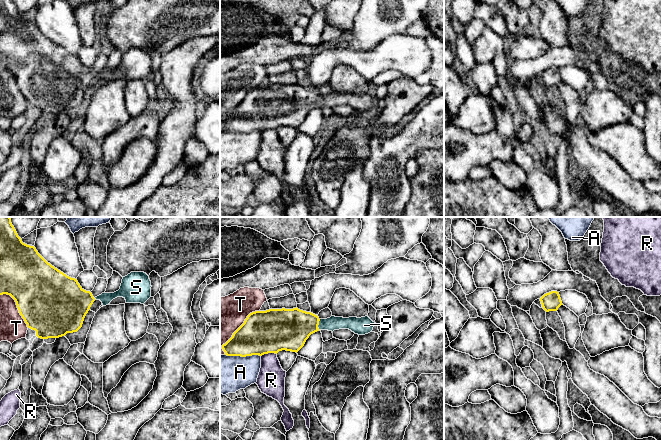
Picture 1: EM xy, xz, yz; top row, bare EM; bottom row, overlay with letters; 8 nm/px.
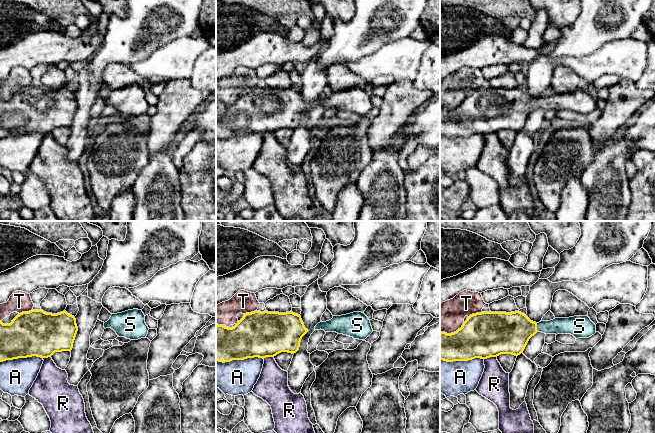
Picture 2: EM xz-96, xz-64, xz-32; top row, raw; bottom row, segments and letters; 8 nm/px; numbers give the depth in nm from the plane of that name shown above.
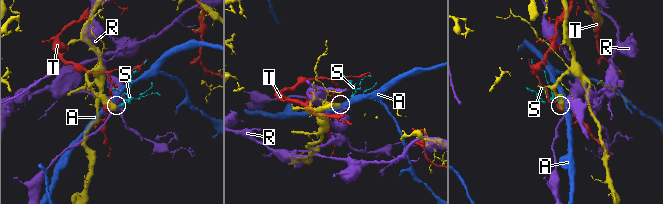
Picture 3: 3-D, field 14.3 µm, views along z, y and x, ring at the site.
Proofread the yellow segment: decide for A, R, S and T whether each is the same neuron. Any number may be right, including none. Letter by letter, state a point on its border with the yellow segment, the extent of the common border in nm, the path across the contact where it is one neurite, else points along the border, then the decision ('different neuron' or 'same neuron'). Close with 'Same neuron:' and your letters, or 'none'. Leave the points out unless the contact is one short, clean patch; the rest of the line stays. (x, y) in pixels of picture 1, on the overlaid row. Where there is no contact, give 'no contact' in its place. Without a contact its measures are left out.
A: contact xz (243, 356); length 280 nm; different neuron
R: contact xz (268, 352); length 130 nm; different neuron
S: contact xz (318, 324); length 90 nm; way xz (288, 329), (300, 324), (318, 324), (333, 323); same neuron
T: contact xz (237, 329); length 460 nm; different neuron
Same neuron: S

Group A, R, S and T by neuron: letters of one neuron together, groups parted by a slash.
A / R / S / T

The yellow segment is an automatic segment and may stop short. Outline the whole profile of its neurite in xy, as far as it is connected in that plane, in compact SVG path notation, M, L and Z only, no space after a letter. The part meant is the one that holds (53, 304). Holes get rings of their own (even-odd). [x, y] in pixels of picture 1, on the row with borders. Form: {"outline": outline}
{"outline": "M0 217L0 295L10 295L16 302L27 327L36 331L41 339L59 338L77 332L95 301L90 291L84 290L77 279L71 278L48 263L34 246L22 242L10 217Z"}

